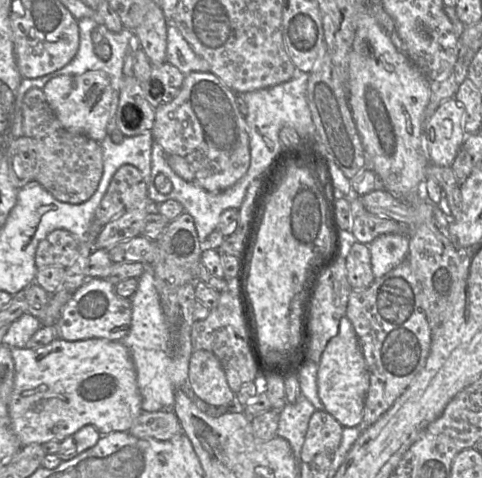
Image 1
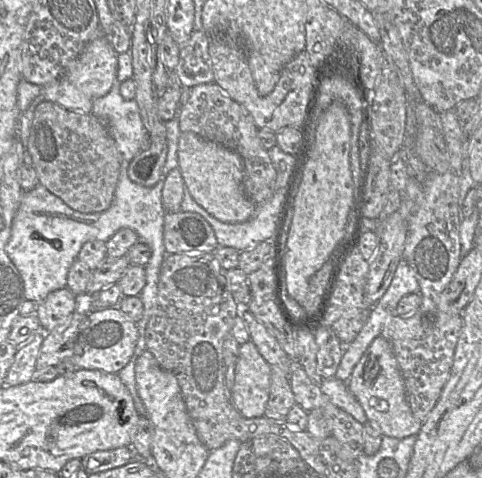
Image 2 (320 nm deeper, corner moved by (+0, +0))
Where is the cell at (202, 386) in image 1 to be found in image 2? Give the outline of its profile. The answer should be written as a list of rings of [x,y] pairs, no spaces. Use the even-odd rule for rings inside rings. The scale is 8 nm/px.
[[[253,342],[239,347],[235,381],[231,389],[235,408],[246,418],[265,415],[271,384],[271,365],[259,353]]]

